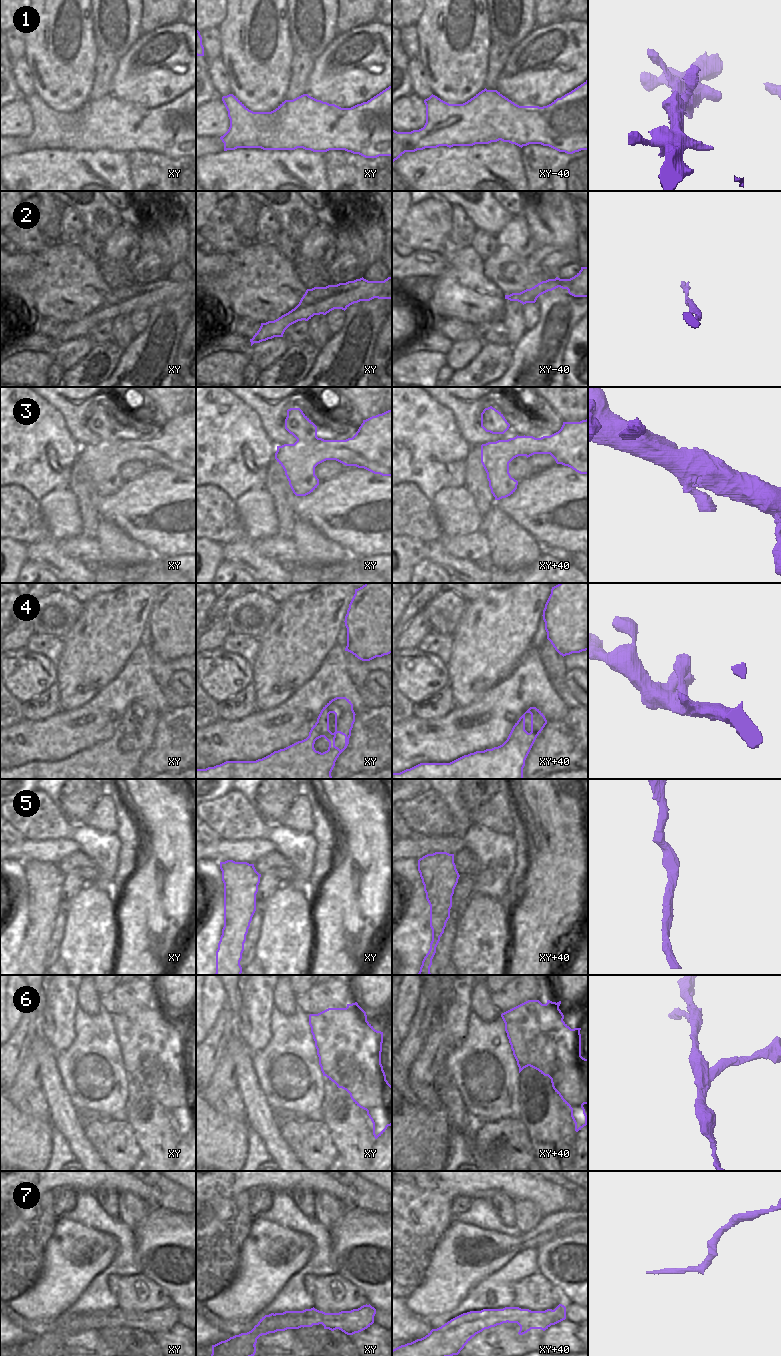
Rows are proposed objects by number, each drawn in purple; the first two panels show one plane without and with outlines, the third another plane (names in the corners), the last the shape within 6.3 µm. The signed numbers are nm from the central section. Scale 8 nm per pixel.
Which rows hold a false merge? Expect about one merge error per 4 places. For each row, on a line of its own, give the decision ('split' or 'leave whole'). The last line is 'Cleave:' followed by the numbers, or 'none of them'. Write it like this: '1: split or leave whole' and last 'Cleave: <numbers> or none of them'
1: leave whole
2: leave whole
3: leave whole
4: leave whole
5: leave whole
6: split
7: leave whole
Cleave: 6

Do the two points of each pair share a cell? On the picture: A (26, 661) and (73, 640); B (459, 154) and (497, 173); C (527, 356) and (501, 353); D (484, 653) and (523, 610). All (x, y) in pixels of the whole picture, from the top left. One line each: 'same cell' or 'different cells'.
A: different cells
B: same cell
C: different cells
D: same cell

